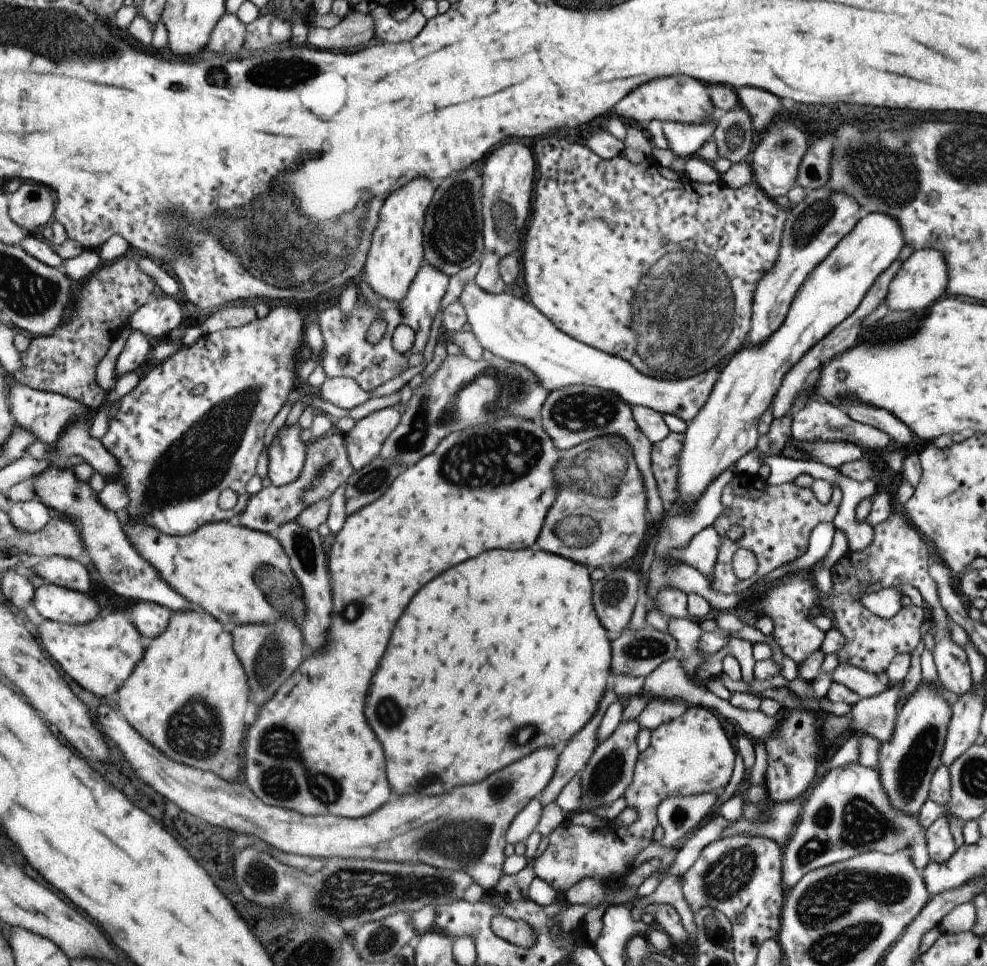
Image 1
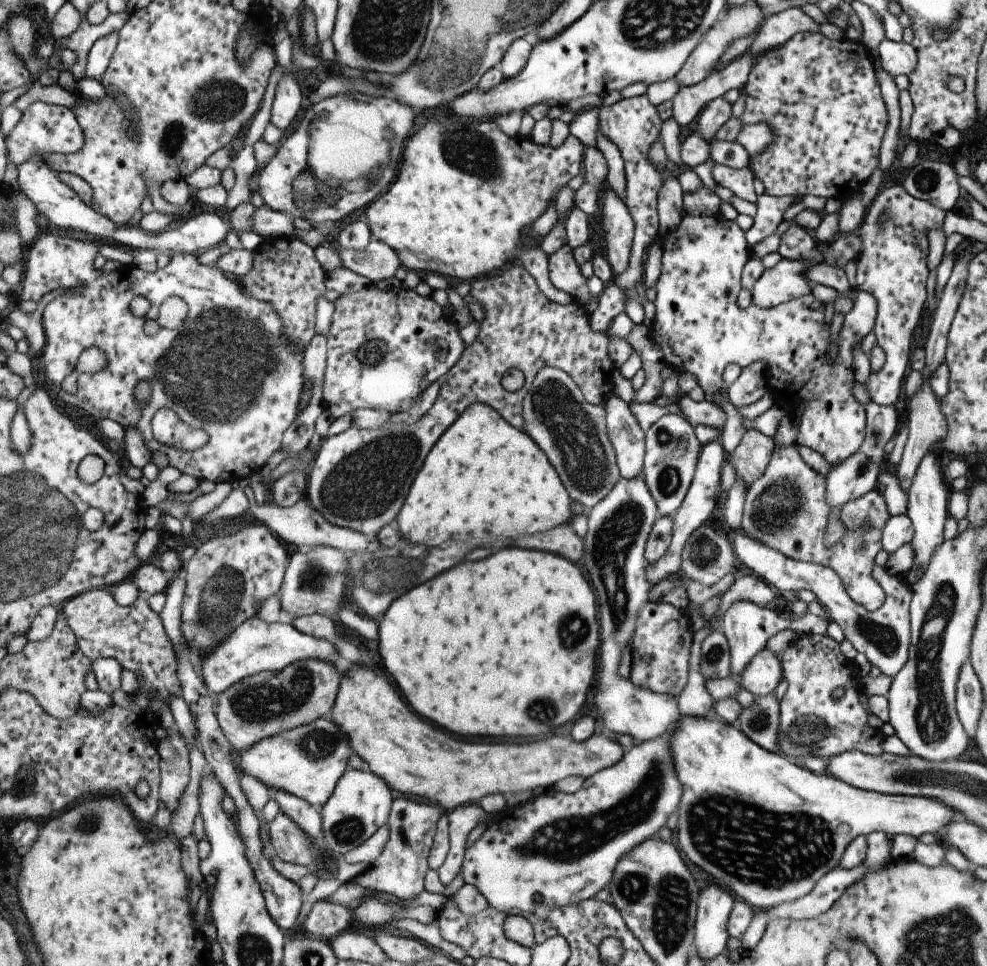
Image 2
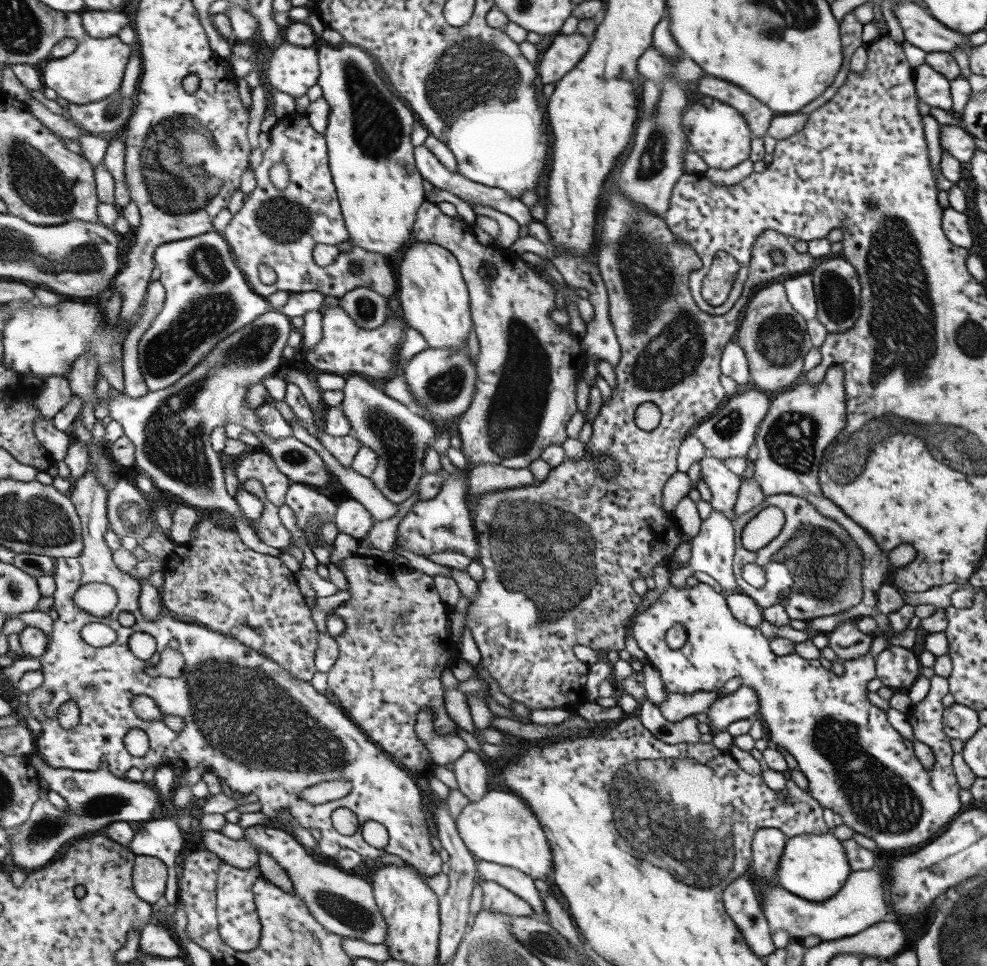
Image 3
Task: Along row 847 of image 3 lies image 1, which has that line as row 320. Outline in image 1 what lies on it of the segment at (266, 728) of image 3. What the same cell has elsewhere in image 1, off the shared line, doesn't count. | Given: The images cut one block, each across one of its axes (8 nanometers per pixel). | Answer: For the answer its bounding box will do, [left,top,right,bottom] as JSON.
[323,264,449,392]

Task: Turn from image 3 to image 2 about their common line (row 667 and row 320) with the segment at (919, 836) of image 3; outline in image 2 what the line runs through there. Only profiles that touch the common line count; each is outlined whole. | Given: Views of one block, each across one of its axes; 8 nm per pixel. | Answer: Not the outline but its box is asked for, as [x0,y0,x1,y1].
[649,214,877,466]

